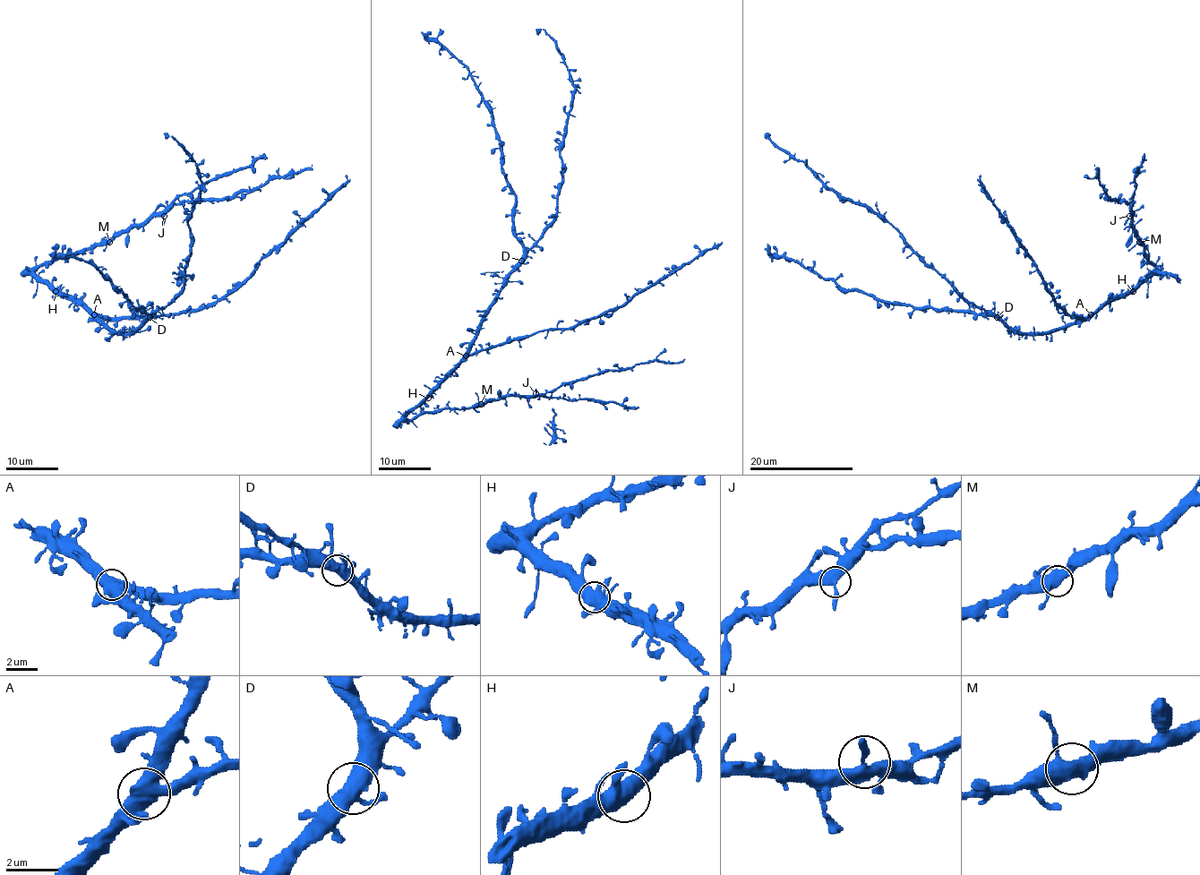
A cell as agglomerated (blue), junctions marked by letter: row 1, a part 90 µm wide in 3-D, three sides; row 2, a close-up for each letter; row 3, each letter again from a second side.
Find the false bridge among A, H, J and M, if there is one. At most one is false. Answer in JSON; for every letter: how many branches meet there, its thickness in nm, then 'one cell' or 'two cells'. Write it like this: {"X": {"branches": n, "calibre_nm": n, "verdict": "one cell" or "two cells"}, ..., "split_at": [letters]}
{"A": {"branches": 3, "calibre_nm": 500, "verdict": "one cell"}, "H": {"branches": 3, "calibre_nm": 500, "verdict": "one cell"}, "J": {"branches": 3, "calibre_nm": 400, "verdict": "one cell"}, "M": {"branches": 3, "calibre_nm": 480, "verdict": "one cell"}, "split_at": []}

